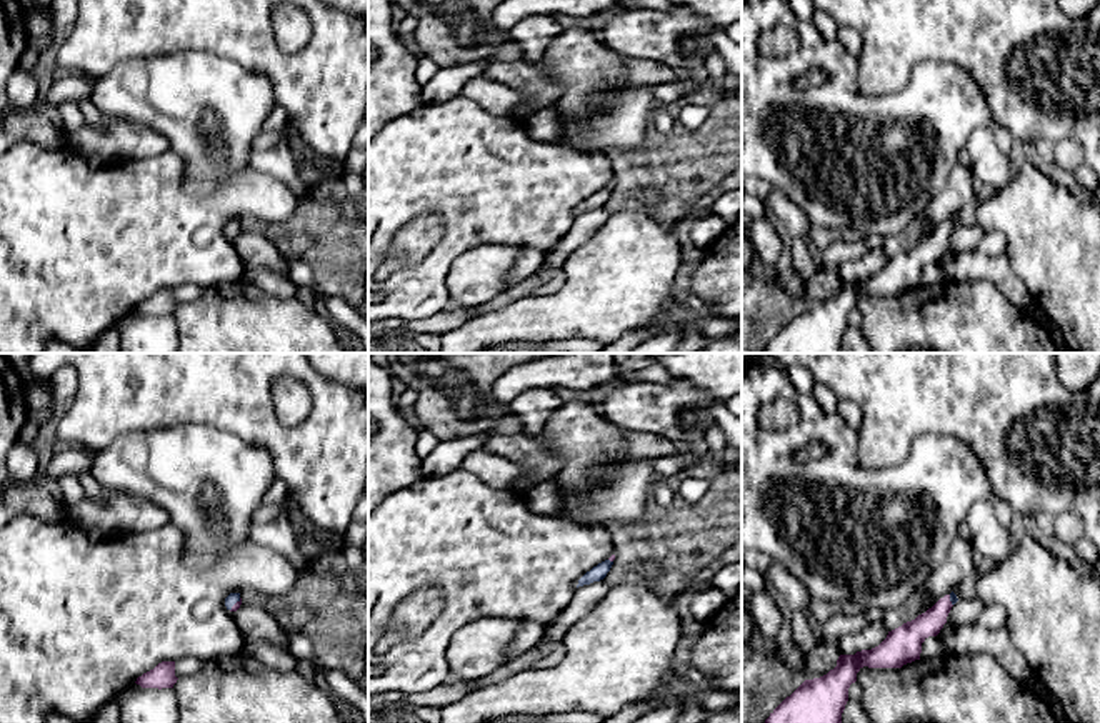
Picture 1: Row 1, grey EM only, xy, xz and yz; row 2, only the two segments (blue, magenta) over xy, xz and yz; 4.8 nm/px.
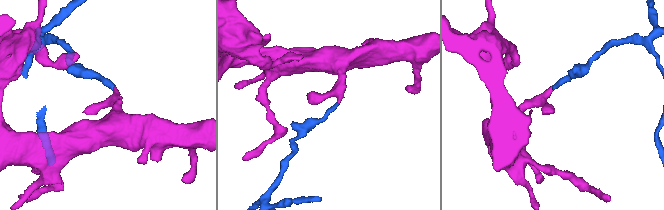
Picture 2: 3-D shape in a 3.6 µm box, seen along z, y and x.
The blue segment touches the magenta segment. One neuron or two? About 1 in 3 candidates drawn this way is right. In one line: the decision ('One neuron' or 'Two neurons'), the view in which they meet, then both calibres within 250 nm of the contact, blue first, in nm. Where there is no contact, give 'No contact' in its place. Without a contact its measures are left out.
One neuron. Touches blue in xy. Thickness 60 nm (blue) against 40 nm

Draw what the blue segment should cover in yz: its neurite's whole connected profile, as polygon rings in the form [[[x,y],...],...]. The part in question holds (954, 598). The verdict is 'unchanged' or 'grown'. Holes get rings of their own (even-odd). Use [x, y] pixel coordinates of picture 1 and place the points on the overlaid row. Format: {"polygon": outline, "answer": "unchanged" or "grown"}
{"polygon": [[[952,591],[915,620],[888,631],[878,646],[855,655],[840,655],[833,670],[820,678],[805,680],[765,723],[842,723],[848,688],[857,681],[857,673],[863,666],[902,668],[920,660],[922,643],[940,633],[957,601]]], "answer": "grown"}

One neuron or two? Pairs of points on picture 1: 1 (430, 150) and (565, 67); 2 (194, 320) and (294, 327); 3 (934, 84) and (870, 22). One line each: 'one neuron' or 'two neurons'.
1: two neurons
2: one neuron
3: two neurons

